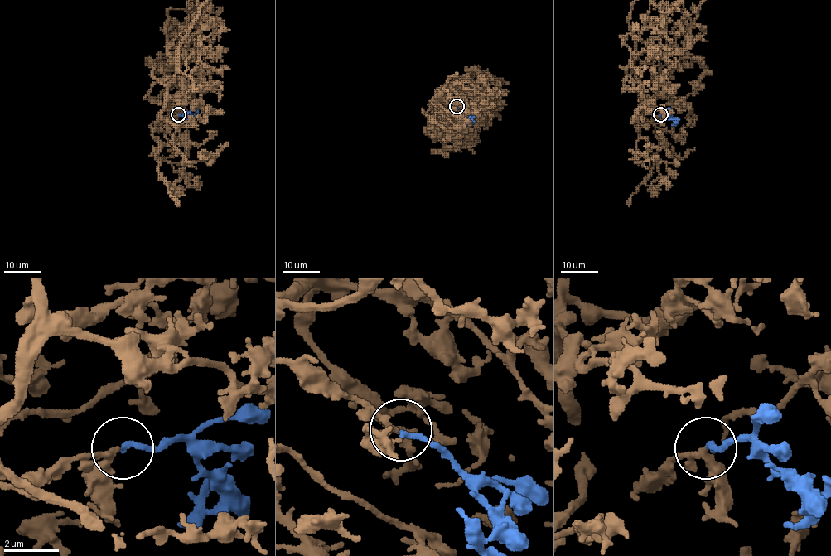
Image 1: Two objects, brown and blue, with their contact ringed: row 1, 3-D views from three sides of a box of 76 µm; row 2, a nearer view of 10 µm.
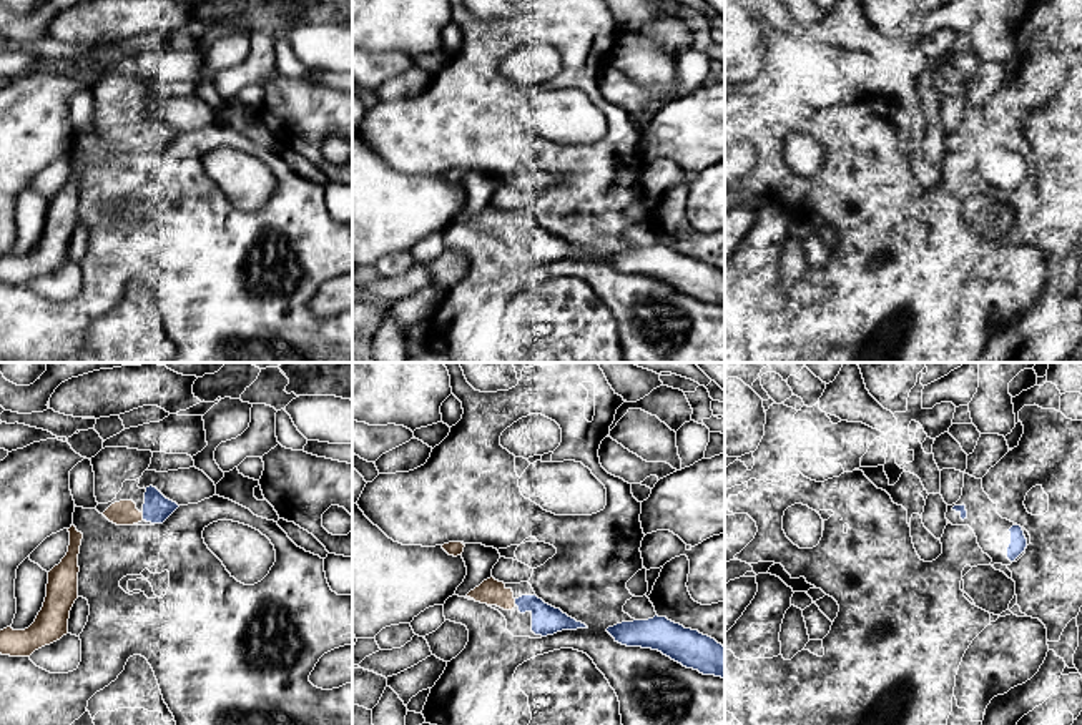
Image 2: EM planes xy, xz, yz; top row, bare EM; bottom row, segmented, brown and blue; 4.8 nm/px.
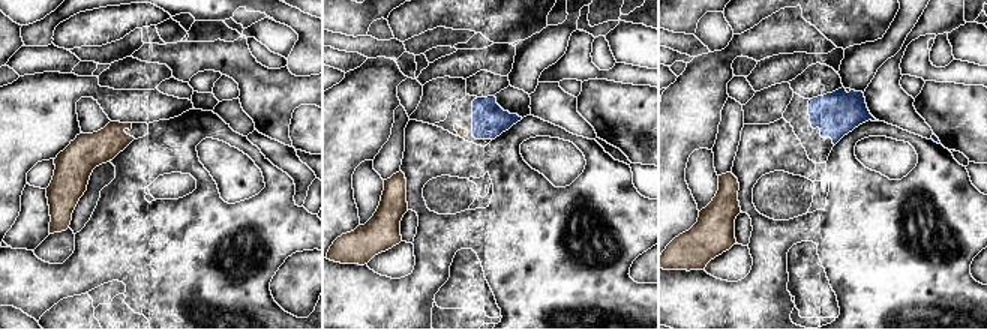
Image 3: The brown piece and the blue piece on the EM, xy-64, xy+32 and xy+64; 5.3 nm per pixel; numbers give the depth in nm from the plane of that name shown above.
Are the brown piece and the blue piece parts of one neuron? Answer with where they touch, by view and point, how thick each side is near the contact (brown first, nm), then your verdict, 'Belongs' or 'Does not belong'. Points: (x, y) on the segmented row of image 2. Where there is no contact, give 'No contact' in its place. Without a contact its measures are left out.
Touches brown at xy (142, 516). Thickness 120 nm (brown) against 140 nm. Belongs

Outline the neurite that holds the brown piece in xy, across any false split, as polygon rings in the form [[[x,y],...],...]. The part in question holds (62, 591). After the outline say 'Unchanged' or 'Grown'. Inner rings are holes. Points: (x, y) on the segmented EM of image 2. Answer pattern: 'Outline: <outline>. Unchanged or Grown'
Outline: [[[75,525],[68,532],[68,552],[48,572],[47,597],[42,610],[25,630],[13,630],[12,627],[0,630],[2,655],[30,657],[35,650],[68,634],[70,610],[78,599],[78,554],[83,539],[83,534]]]. Unchanged

